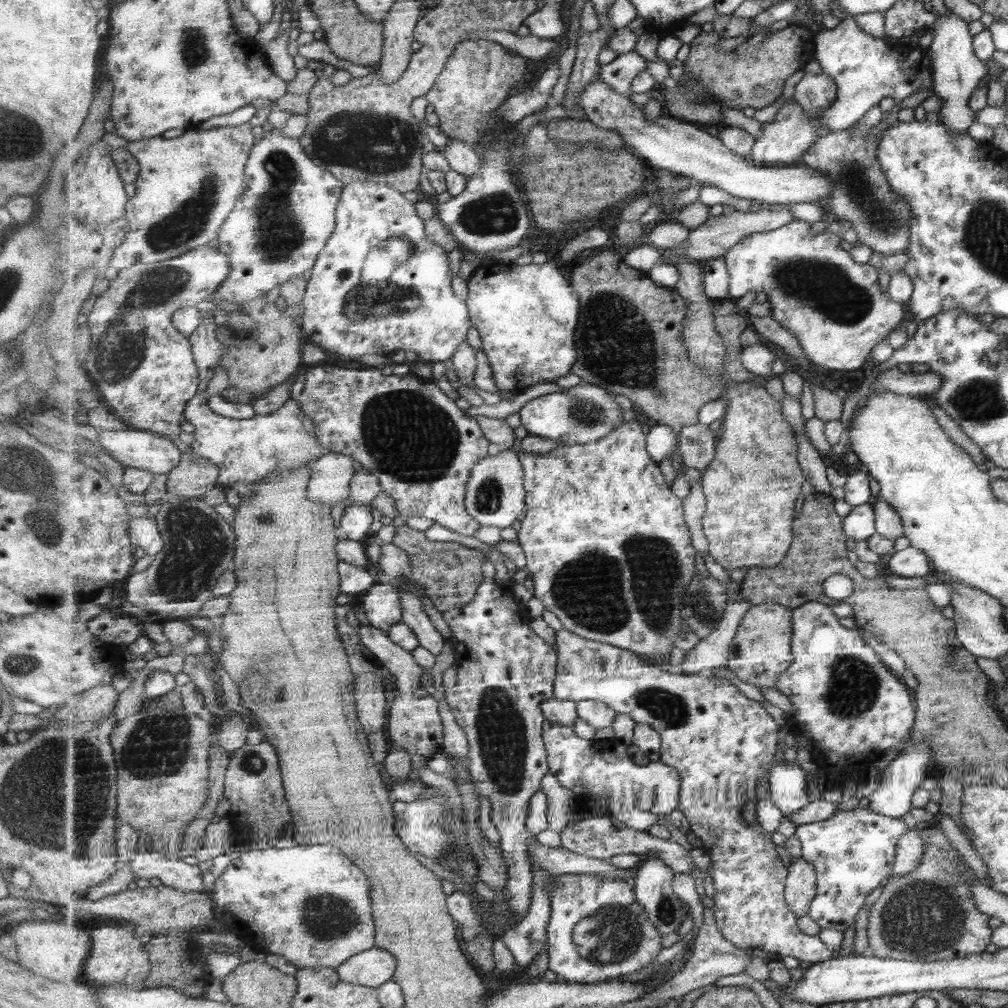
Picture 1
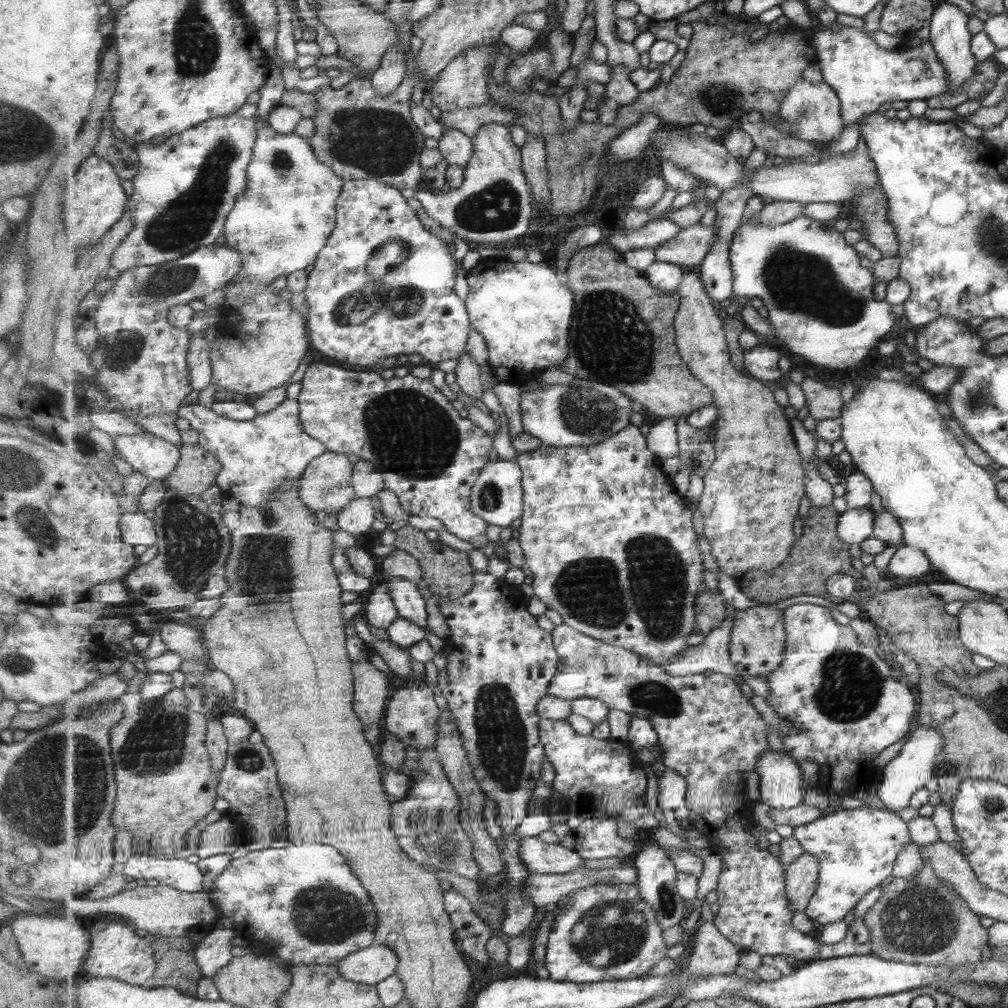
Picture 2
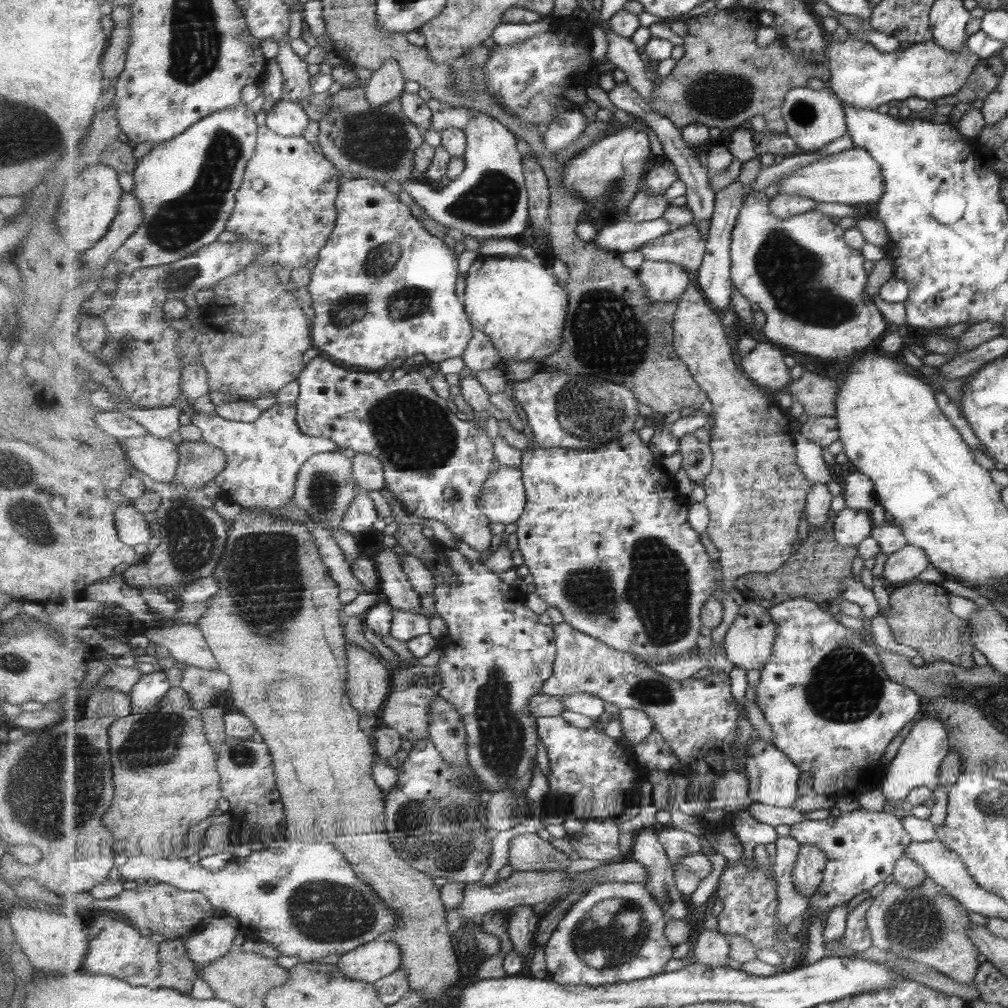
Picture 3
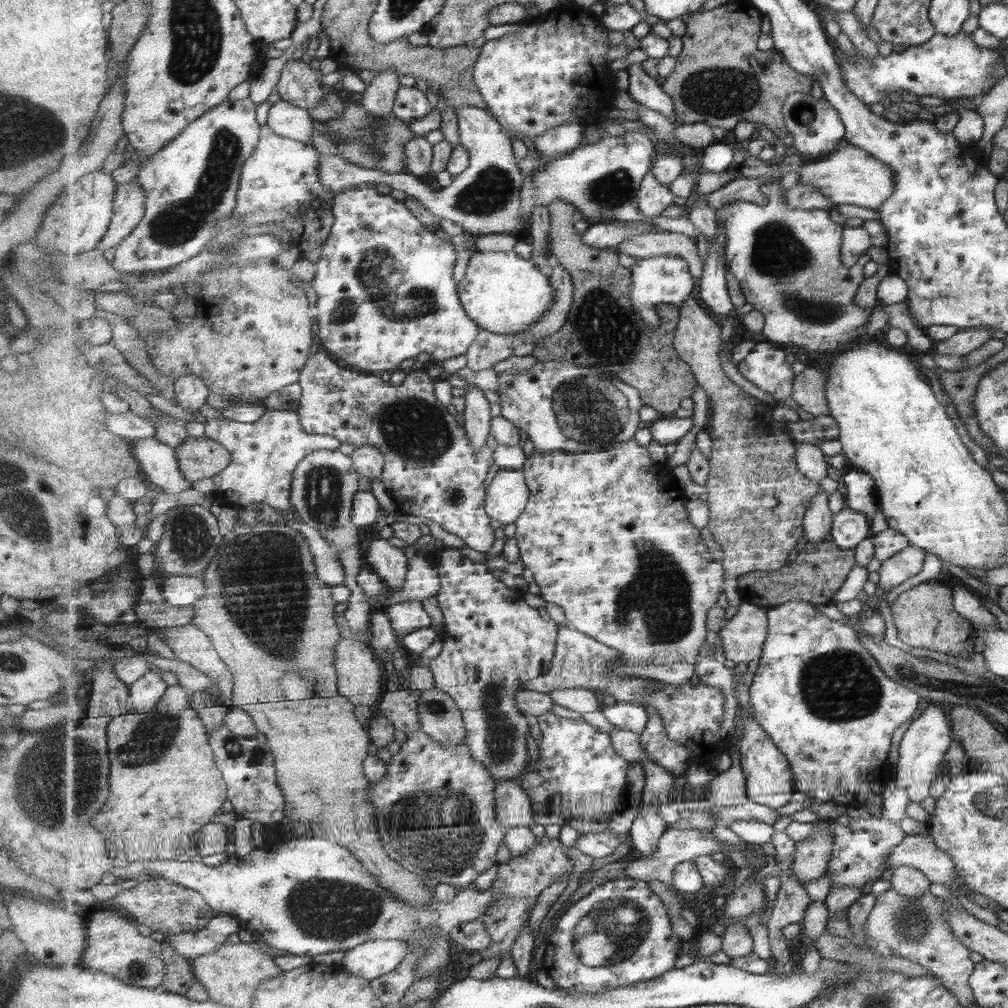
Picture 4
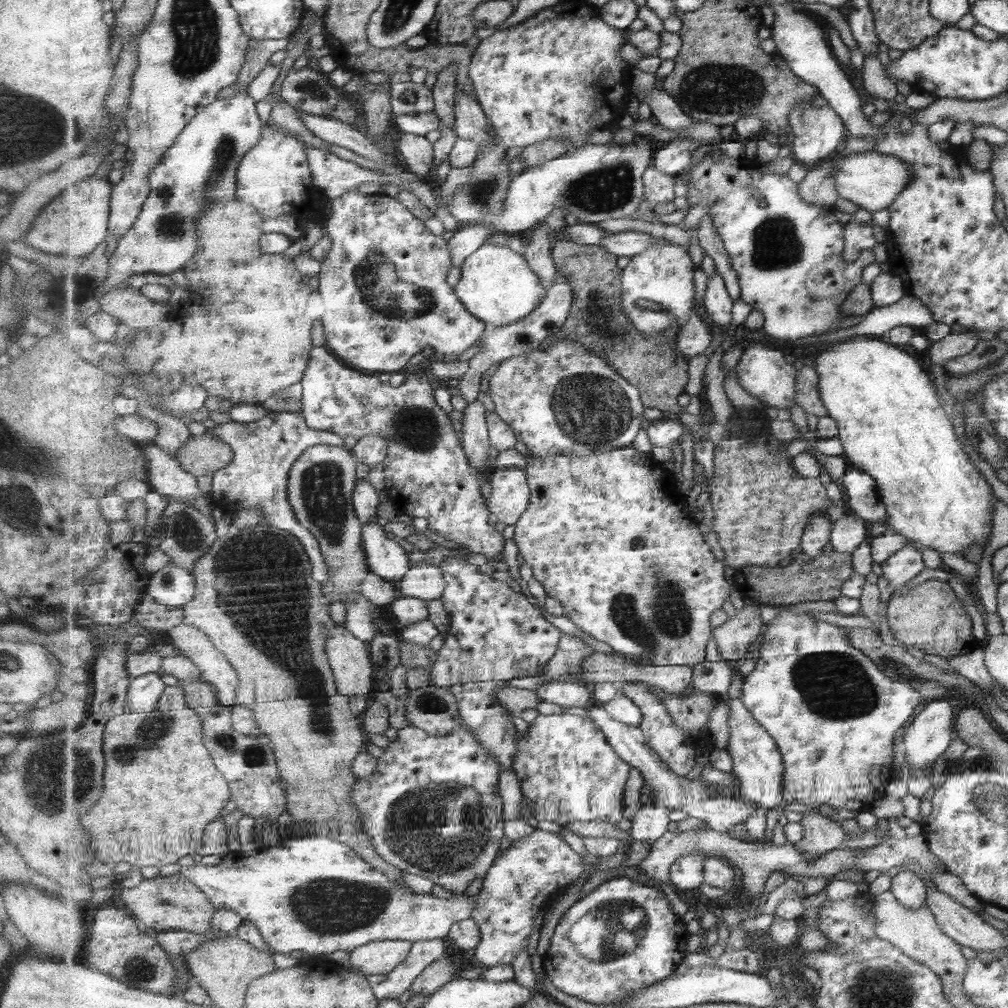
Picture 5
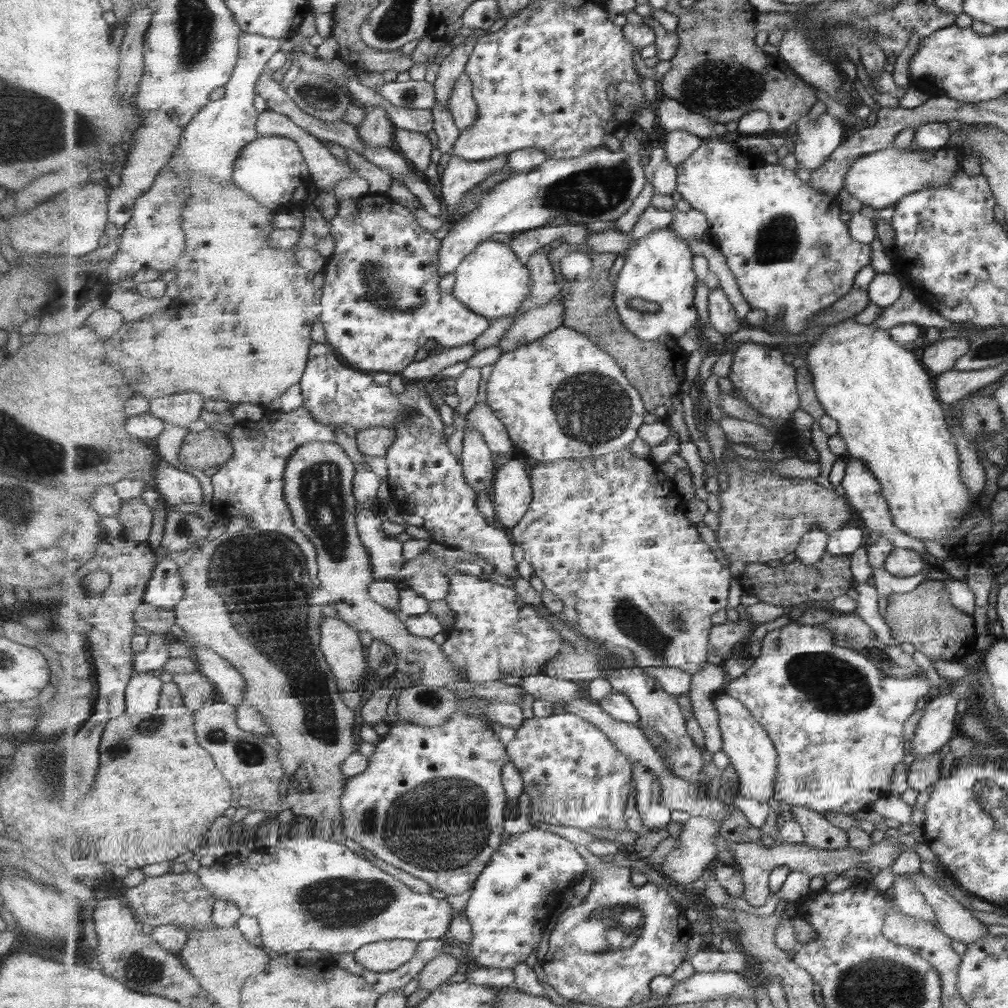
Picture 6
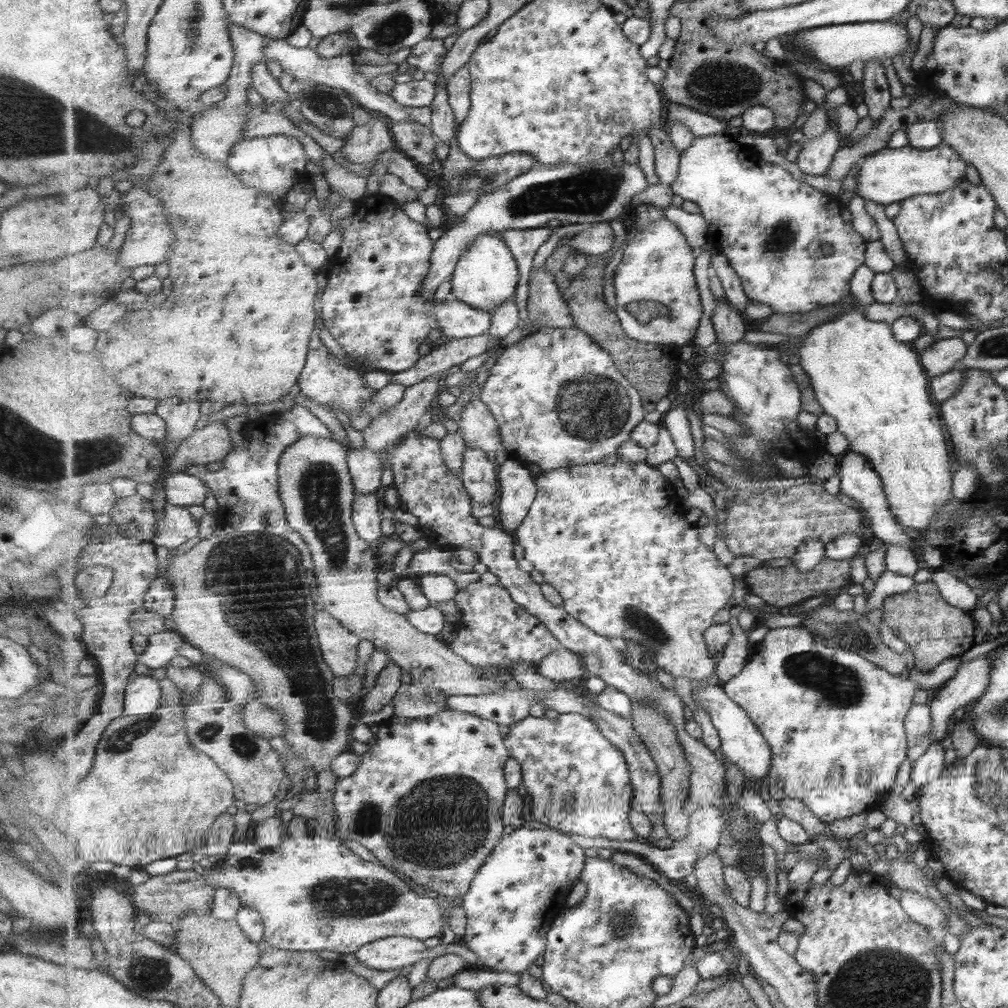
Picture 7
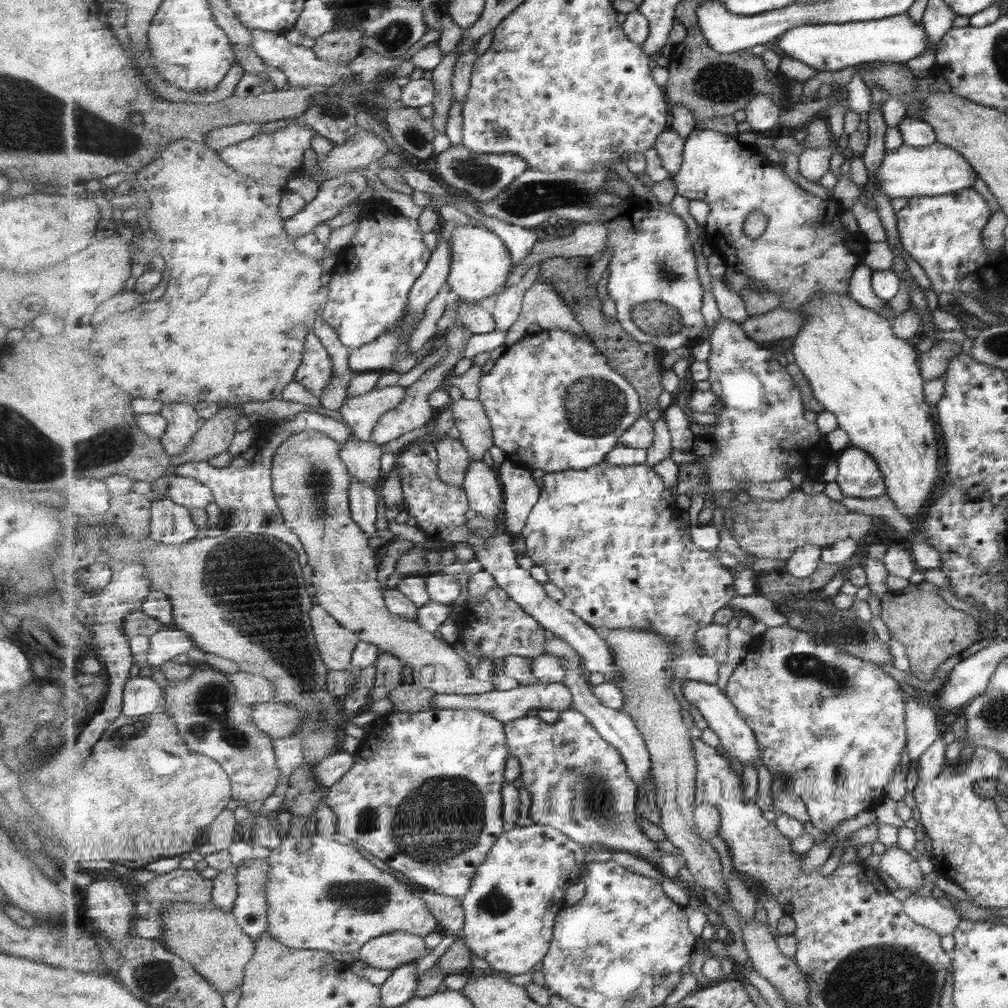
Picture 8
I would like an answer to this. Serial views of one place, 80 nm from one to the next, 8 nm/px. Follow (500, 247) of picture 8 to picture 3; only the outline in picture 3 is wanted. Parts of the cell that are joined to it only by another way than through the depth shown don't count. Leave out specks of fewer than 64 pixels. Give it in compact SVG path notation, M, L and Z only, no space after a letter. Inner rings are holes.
M478 255L465 276L464 303L476 330L489 335L500 350L500 363L526 360L543 365L545 357L552 355L562 341L562 332L569 304L567 289L542 262L529 261L520 256Z

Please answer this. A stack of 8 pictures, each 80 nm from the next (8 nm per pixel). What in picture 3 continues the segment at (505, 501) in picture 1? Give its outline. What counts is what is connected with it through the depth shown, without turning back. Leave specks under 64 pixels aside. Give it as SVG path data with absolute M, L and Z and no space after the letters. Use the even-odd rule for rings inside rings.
M501 465L485 482L477 501L481 512L493 523L517 524L527 501L521 468Z

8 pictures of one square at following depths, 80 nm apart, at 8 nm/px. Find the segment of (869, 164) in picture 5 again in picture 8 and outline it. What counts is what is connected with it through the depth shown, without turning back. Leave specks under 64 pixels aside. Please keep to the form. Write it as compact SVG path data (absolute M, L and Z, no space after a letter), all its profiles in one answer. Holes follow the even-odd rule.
M935 141L926 147L911 148L902 144L895 150L886 151L876 174L869 176L864 189L868 196L871 190L879 189L888 199L941 197L971 187L976 182L976 175L972 165L948 145Z

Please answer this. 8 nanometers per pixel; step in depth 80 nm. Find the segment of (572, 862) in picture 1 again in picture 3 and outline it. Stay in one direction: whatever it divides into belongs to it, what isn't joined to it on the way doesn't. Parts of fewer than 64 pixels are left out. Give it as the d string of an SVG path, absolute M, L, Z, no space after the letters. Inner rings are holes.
M527 832L513 837L509 847L509 863L516 871L563 871L570 863L567 855L536 833Z

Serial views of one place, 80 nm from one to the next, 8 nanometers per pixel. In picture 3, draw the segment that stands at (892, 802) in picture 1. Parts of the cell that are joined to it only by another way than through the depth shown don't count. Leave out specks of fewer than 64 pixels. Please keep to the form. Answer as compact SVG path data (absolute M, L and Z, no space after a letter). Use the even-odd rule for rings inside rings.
M924 715L910 728L895 756L885 767L885 777L879 786L881 794L884 798L904 799L915 787L933 788L938 783L937 775L941 758L945 758L949 748L947 730L942 722Z

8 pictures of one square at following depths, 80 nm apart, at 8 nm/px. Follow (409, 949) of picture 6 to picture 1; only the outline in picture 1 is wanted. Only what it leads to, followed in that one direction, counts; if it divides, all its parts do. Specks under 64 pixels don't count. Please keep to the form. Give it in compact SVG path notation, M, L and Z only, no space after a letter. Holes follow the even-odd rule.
M372 945L369 951L345 961L338 968L344 982L380 988L396 975L398 960L391 952Z

